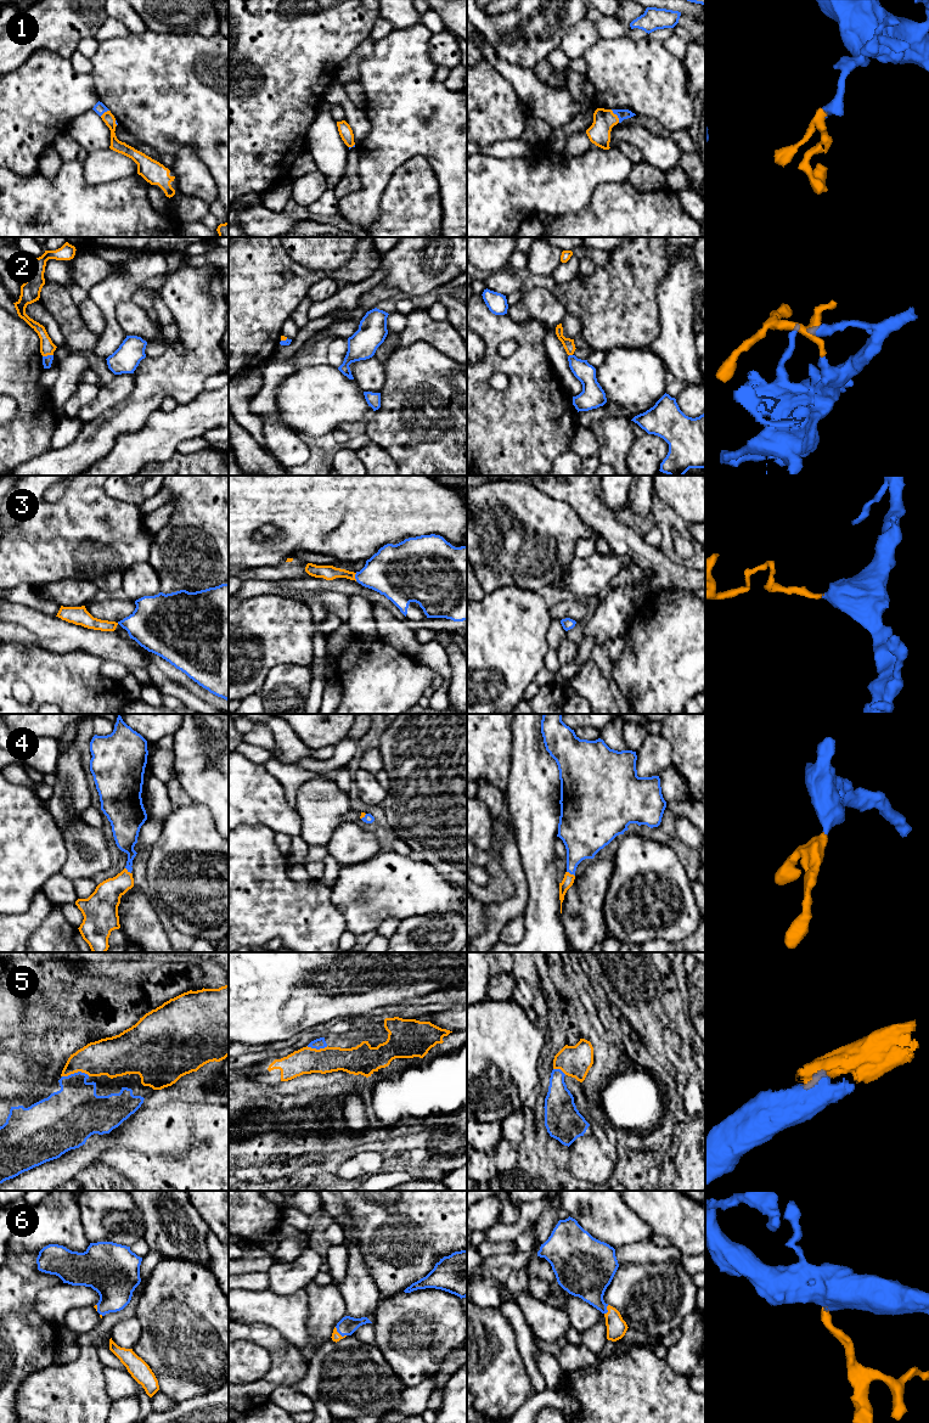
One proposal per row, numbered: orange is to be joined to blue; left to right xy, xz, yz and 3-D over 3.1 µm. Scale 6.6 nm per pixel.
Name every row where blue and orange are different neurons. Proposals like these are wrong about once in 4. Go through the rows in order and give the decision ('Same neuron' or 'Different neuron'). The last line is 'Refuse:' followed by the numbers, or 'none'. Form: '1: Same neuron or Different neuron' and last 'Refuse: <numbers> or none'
1: Same neuron
2: Same neuron
3: Same neuron
4: Same neuron
5: Same neuron
6: Same neuron
Refuse: none

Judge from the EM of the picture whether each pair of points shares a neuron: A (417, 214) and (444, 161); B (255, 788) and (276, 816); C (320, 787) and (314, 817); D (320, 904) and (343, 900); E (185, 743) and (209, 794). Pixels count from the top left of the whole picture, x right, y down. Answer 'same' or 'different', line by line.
A: different
B: same
C: same
D: different
E: same

